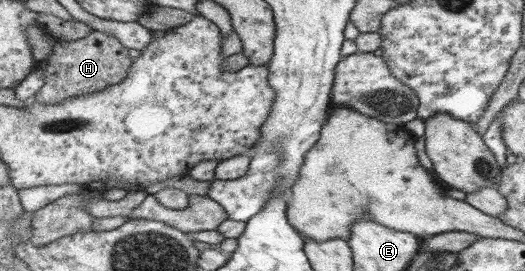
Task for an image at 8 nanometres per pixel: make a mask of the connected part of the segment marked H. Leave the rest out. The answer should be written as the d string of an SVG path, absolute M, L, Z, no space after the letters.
M91 30L86 36L76 40L54 38L50 54L44 60L32 65L33 68L40 68L44 76L44 83L34 90L34 95L38 102L56 104L56 102L64 102L64 98L92 94L110 84L122 82L132 62L128 49L108 33Z

